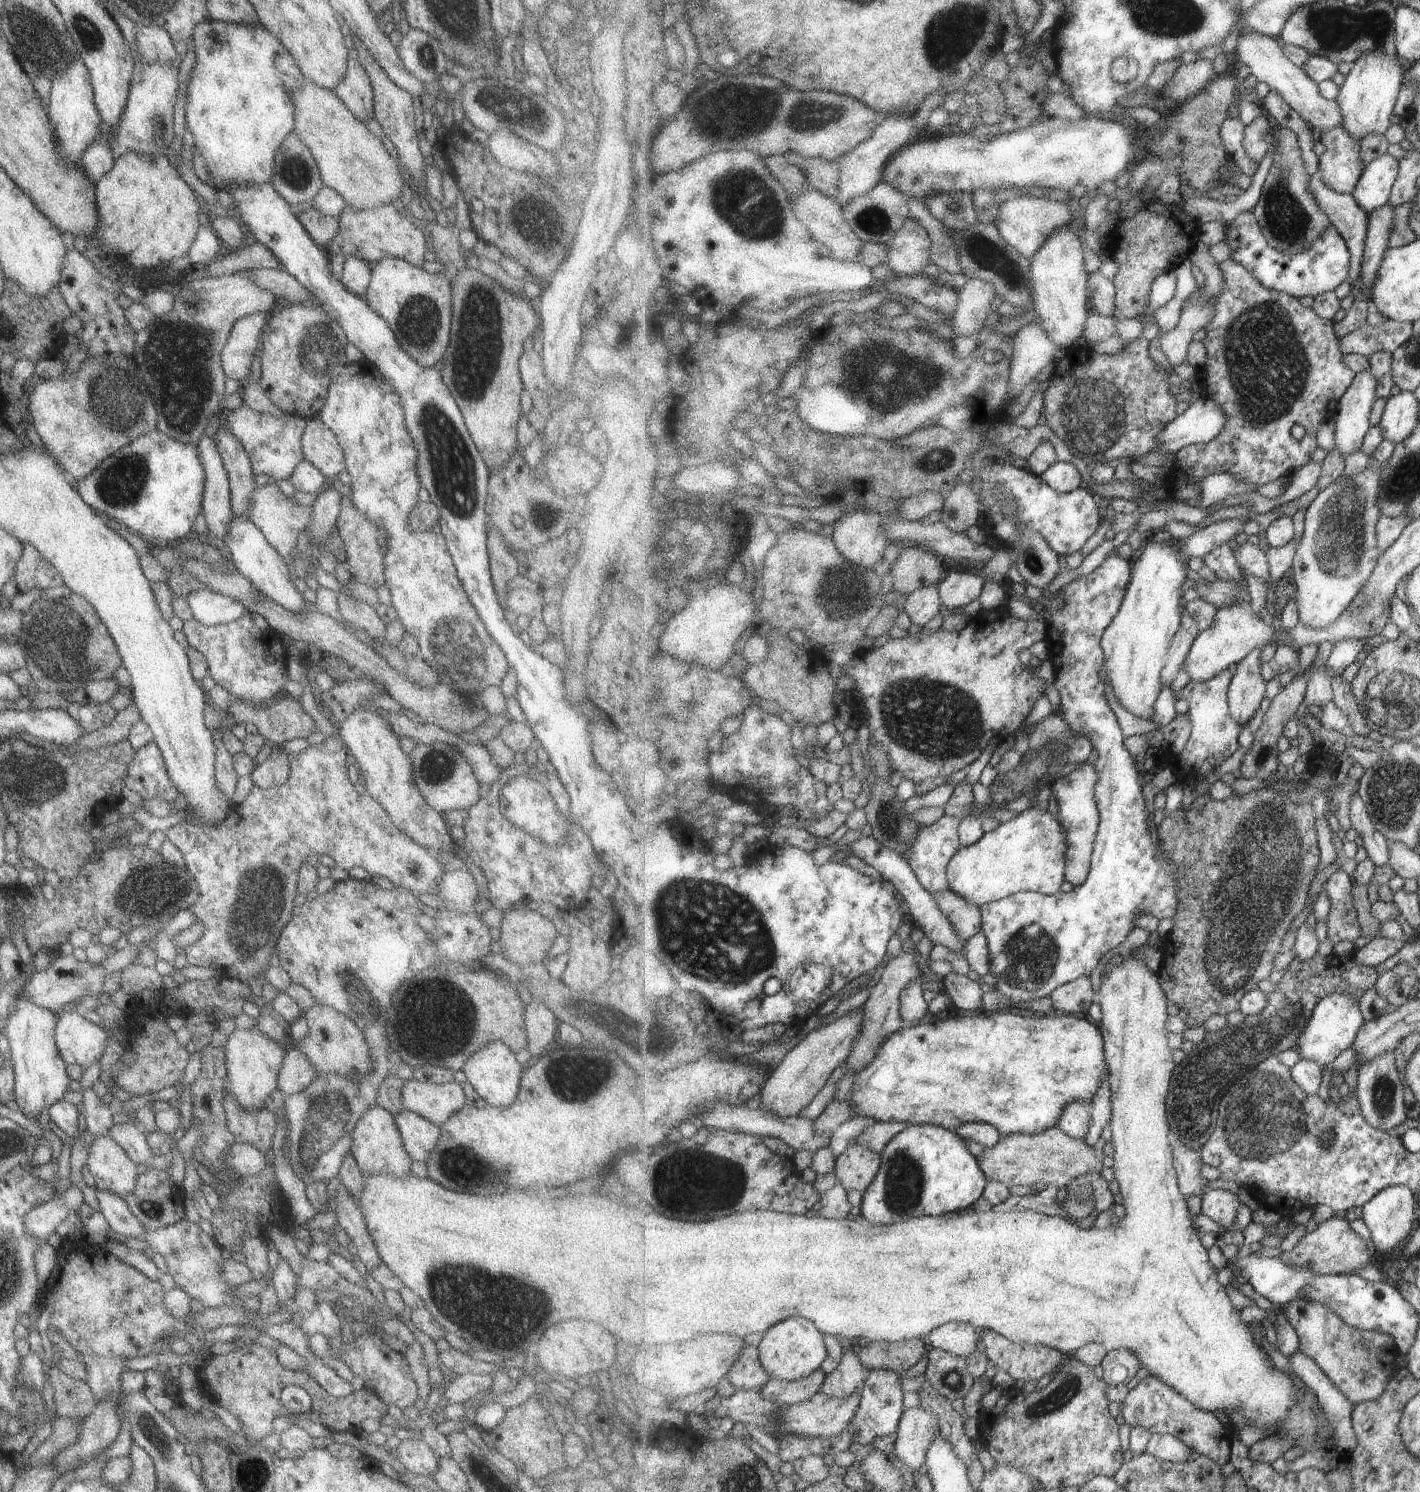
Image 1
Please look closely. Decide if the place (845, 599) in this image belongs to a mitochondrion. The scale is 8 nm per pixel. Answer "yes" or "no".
yes

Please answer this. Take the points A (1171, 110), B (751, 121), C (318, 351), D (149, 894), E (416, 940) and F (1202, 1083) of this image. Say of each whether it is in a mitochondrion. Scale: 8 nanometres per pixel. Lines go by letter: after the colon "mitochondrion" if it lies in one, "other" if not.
A: other
B: mitochondrion
C: mitochondrion
D: mitochondrion
E: other
F: mitochondrion

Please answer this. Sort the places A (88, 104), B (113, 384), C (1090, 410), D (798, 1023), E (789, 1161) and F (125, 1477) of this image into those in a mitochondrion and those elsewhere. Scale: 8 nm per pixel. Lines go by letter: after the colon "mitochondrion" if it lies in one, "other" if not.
A: other
B: mitochondrion
C: mitochondrion
D: other
E: other
F: other

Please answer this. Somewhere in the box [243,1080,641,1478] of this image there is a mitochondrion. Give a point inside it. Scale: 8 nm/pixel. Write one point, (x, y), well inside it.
(476, 1288)

